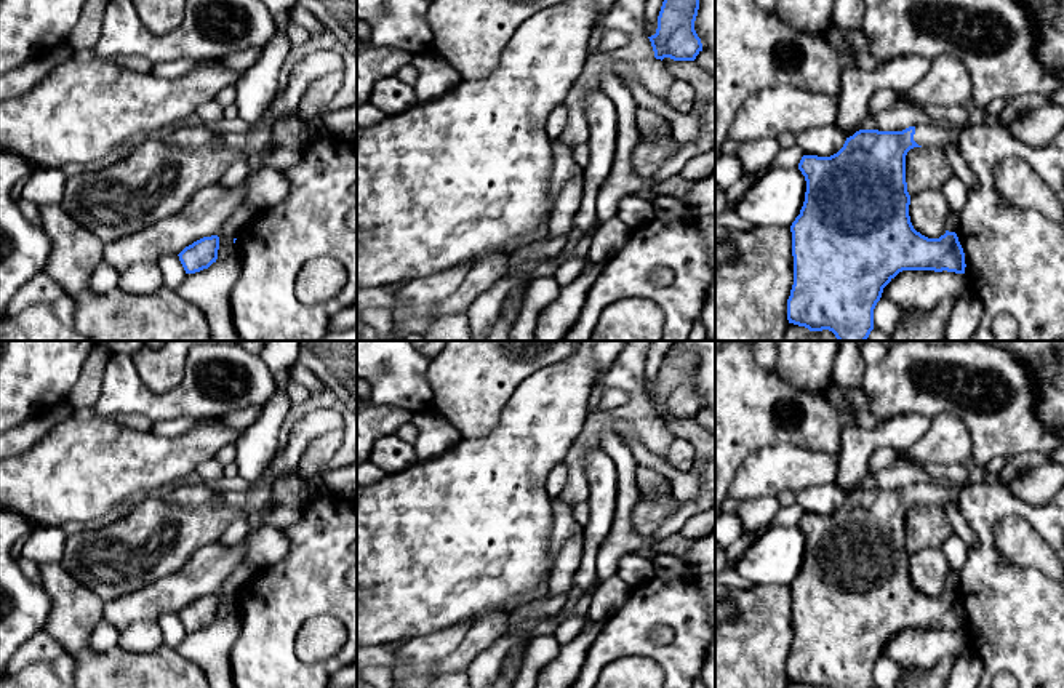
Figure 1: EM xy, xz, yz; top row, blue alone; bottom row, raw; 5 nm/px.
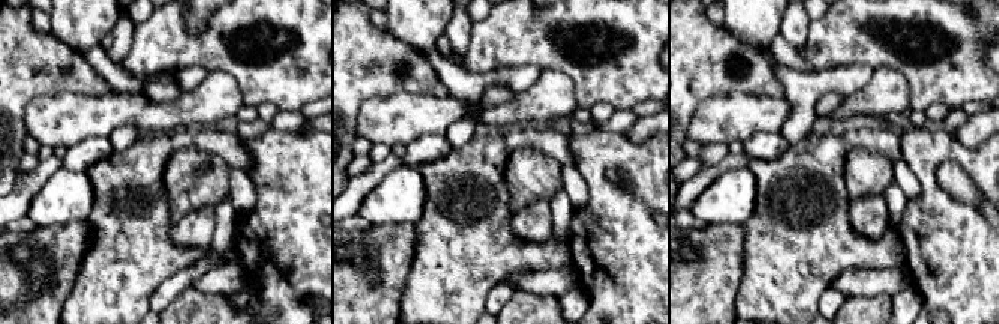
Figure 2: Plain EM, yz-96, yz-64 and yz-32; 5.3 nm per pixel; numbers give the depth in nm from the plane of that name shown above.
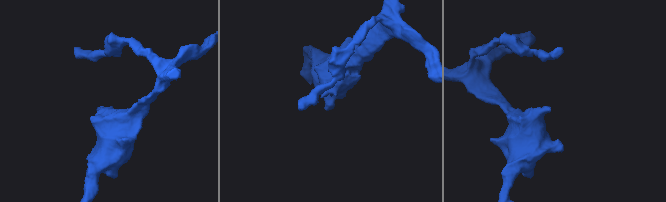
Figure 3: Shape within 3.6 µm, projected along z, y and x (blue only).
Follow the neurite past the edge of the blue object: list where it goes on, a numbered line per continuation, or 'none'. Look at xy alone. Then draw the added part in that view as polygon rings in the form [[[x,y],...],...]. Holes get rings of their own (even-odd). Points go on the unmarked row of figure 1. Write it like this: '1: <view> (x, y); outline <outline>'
none

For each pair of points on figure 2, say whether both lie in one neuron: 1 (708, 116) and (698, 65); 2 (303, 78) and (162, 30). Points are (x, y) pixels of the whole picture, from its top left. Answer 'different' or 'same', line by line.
1: different
2: same

